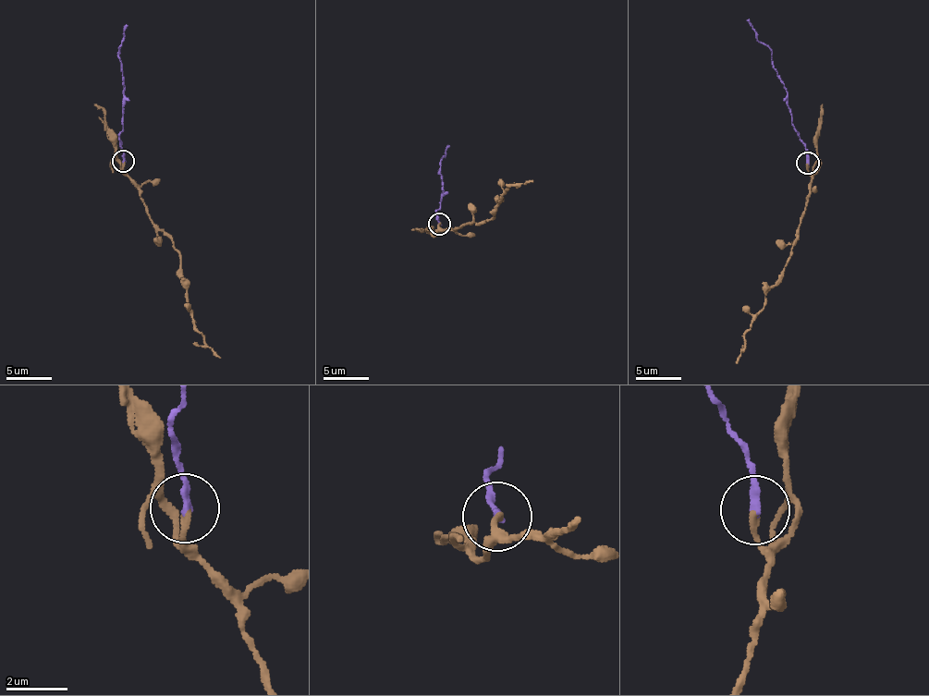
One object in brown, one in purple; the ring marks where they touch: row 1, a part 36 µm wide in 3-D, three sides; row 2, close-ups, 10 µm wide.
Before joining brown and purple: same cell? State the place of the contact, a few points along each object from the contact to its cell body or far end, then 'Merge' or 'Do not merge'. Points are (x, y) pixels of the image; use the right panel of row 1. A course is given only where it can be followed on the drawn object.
Place: (807, 163). Course of brown: (808, 163), (808, 203), (784, 275), (765, 294), (763, 310), (750, 328), (735, 363). Course of purple: (808, 163), (806, 145), (792, 123), (788, 91), (772, 63), (772, 51), (756, 38), (750, 18). Do not merge

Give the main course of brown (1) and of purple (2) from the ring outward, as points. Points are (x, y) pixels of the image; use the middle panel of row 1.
1: (438, 224), (456, 229), (461, 225), (490, 220), (506, 189), (531, 180)
2: (438, 224), (436, 220), (443, 195), (440, 174), (447, 147)

